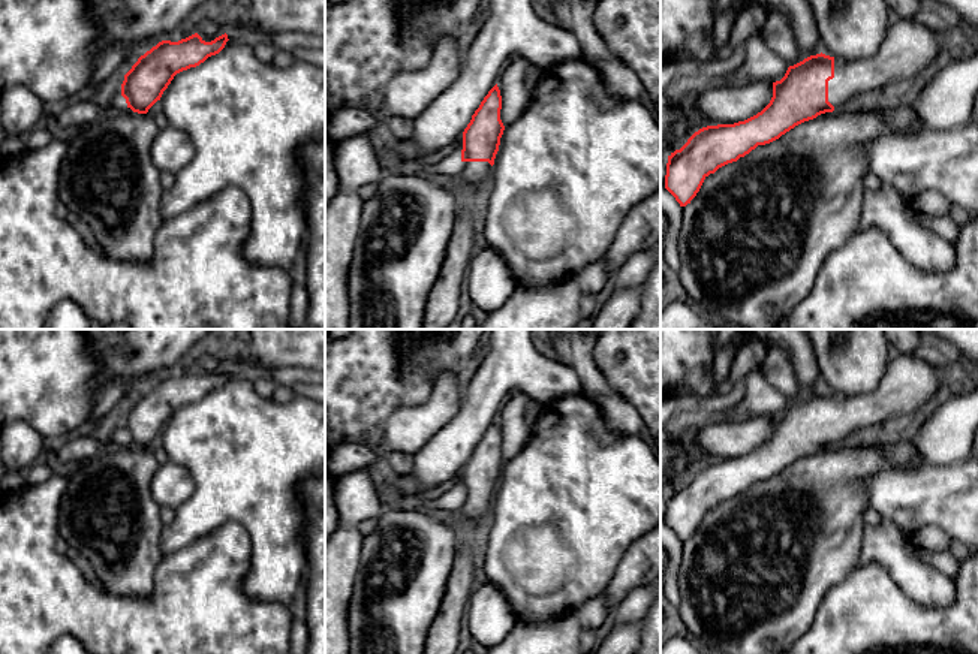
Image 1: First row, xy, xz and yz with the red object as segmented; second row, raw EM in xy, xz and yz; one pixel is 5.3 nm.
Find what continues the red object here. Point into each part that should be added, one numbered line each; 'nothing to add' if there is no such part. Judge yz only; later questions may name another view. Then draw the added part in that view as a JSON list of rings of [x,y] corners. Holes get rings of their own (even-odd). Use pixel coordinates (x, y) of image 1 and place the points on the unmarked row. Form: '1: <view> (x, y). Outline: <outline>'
1: yz (909, 382). Outline: [[[893,353],[875,391],[864,395],[834,394],[828,437],[834,446],[849,434],[873,425],[893,427],[897,419],[926,404],[939,389],[938,364],[914,353]]]

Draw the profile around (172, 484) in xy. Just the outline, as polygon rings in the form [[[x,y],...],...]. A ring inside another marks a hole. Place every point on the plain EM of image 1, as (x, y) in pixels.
[[[172,461],[159,465],[151,480],[151,492],[159,506],[177,509],[193,491],[195,482],[189,470]]]

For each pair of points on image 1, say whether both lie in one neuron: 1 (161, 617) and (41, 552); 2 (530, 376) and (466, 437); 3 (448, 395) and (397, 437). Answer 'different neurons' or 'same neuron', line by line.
1: same neuron
2: same neuron
3: same neuron

